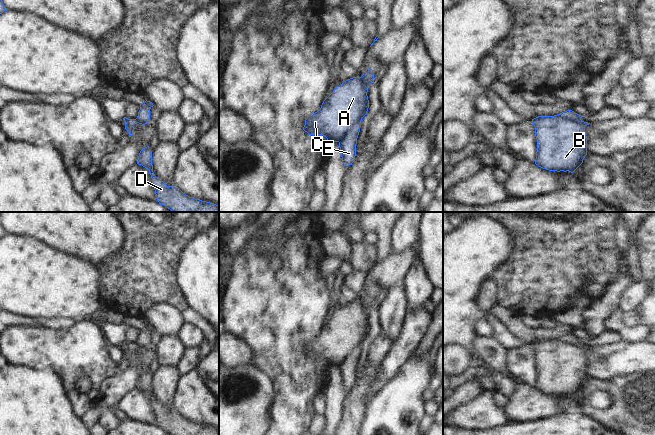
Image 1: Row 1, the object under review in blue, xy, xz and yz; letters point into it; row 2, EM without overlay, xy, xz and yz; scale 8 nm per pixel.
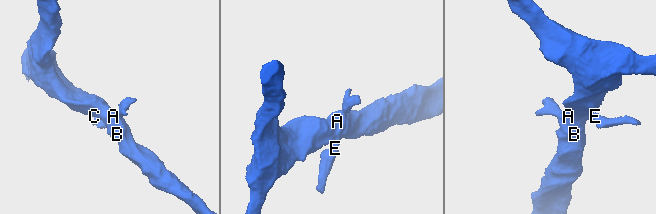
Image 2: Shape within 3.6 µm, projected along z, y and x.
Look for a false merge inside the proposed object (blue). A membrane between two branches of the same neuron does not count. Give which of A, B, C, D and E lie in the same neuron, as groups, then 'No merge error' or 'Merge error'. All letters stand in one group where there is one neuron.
Groups: A B C D / E. Merge error

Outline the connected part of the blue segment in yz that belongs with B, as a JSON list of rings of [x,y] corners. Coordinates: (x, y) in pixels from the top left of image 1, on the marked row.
[[[559,116],[532,121],[537,139],[535,164],[549,171],[573,173],[587,155],[585,126]]]

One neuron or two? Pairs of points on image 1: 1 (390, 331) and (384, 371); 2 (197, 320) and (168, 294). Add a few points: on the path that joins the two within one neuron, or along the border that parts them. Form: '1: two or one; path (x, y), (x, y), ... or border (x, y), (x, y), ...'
1: two; border (403, 324), (400, 334), (392, 345)
2: two; border (188, 306), (181, 312)

